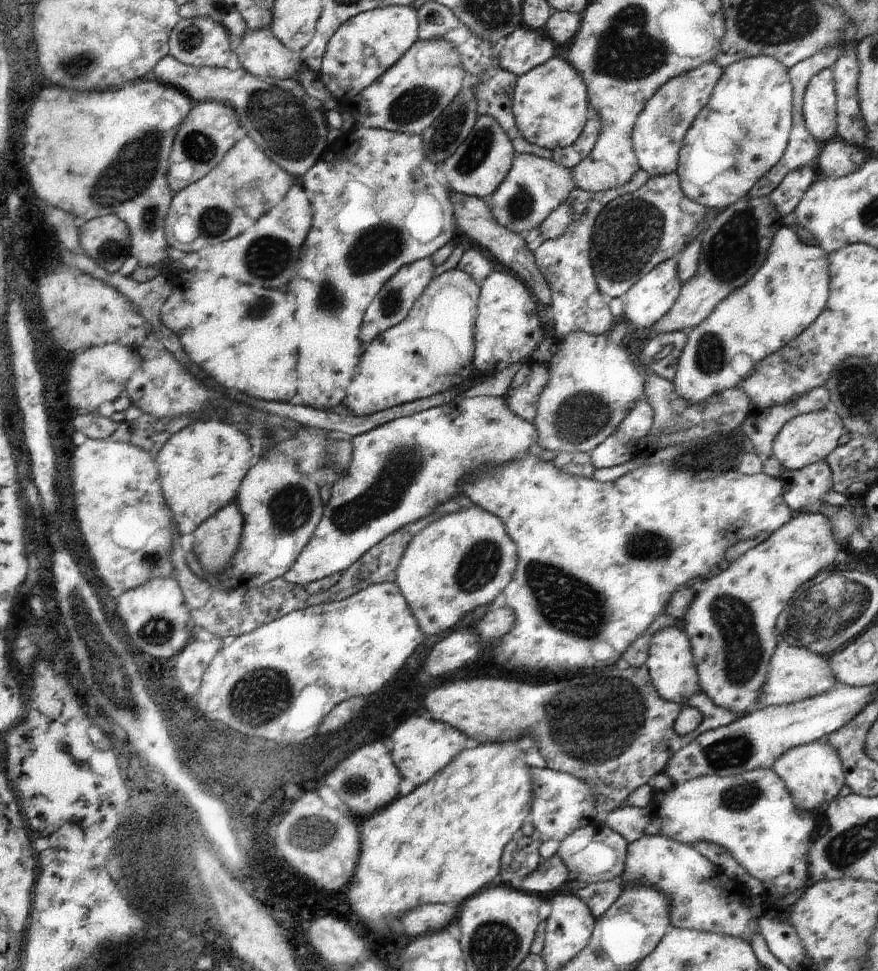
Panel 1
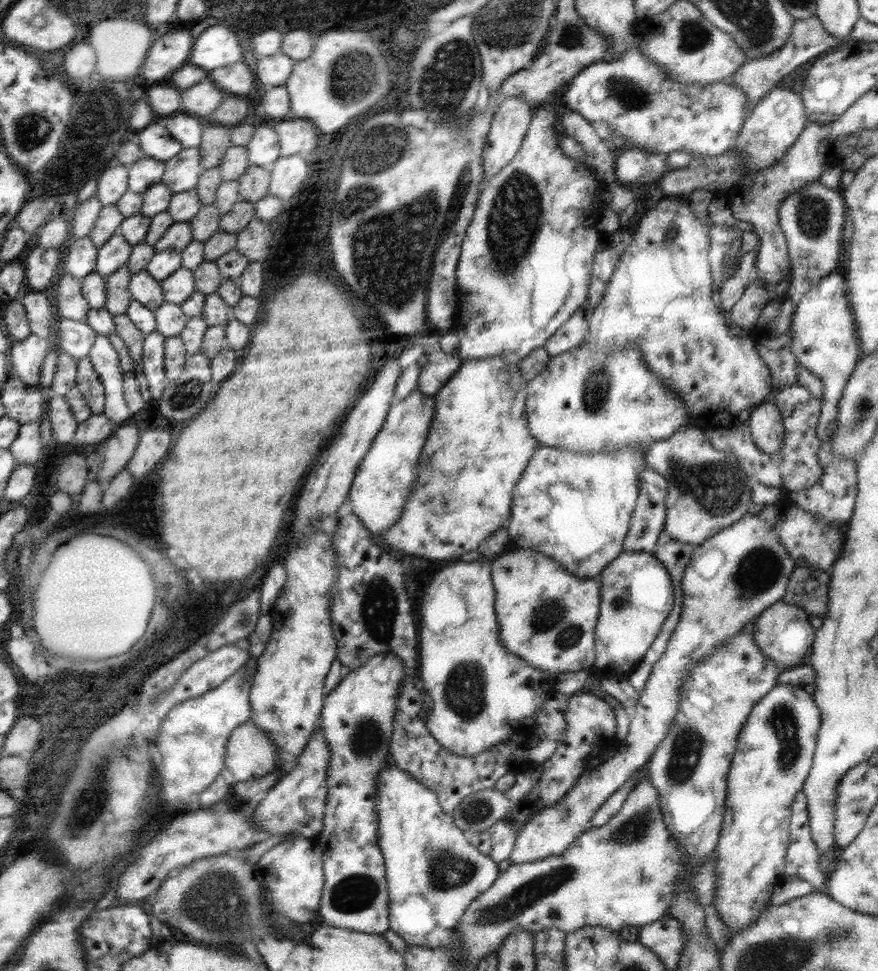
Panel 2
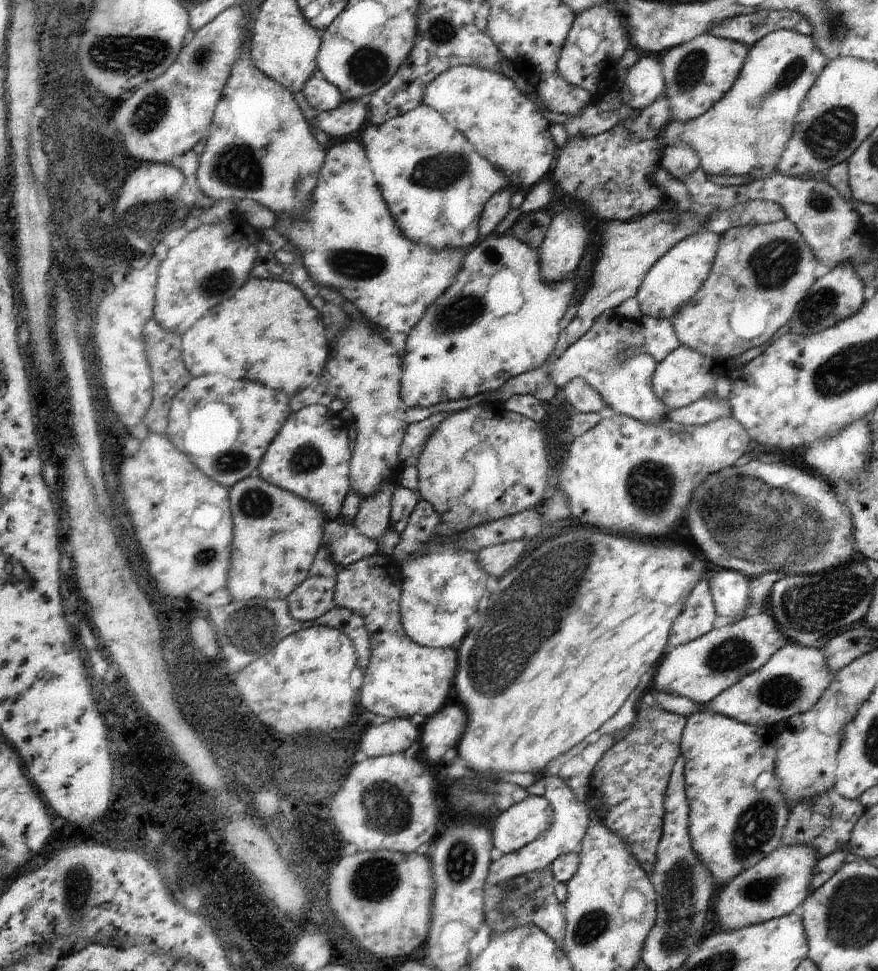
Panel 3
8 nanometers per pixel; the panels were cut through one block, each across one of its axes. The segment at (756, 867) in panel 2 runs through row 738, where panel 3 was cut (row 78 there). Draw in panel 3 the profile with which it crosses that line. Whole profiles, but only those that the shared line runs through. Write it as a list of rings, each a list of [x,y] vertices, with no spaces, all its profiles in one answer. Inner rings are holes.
[[[784,29],[772,31],[749,47],[740,74],[732,88],[710,110],[693,121],[672,121],[666,125],[664,142],[670,147],[692,147],[698,153],[700,168],[707,175],[764,179],[777,170],[778,161],[792,136],[796,114],[808,91],[814,86],[820,71],[828,63],[828,58],[820,52],[810,35]]]

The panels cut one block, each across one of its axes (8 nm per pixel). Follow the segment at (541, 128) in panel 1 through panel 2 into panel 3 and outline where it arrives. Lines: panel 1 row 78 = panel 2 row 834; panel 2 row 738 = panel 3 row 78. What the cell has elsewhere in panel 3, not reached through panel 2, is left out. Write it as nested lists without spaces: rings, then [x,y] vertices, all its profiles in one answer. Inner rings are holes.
[[[654,55],[639,57],[627,70],[622,86],[617,88],[623,104],[632,109],[648,106],[653,100],[663,96],[664,77],[659,58]]]

